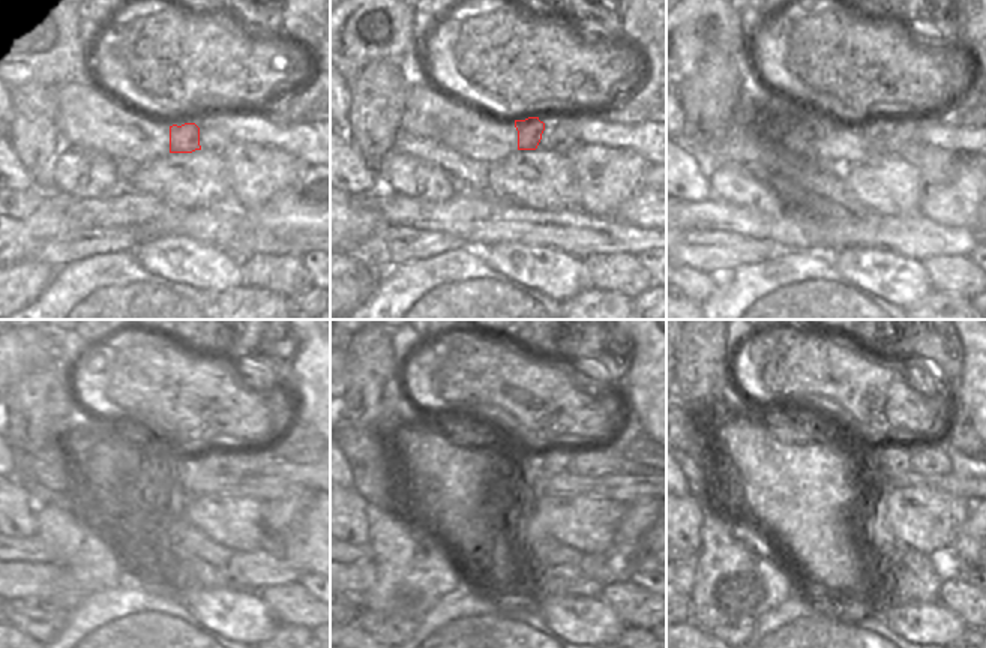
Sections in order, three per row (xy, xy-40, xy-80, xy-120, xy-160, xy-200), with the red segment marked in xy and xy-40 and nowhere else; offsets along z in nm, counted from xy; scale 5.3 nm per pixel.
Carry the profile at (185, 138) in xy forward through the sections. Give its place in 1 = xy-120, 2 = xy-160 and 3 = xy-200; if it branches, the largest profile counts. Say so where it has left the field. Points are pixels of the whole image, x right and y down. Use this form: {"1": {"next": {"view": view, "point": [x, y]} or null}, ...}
{"1": {"next": {"view": "xy-120", "point": [215, 461]}}, "2": {"next": {"view": "xy-160", "point": [556, 459]}}, "3": {"next": {"view": "xy-200", "point": [893, 459]}}}

